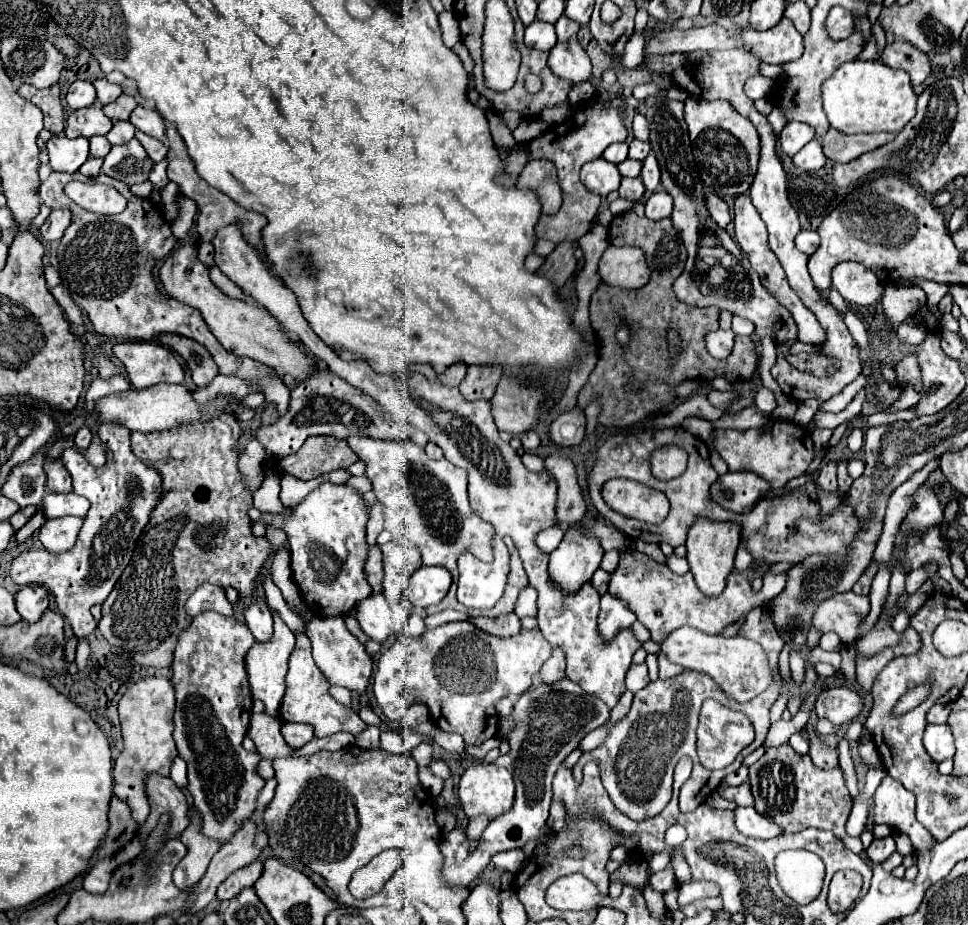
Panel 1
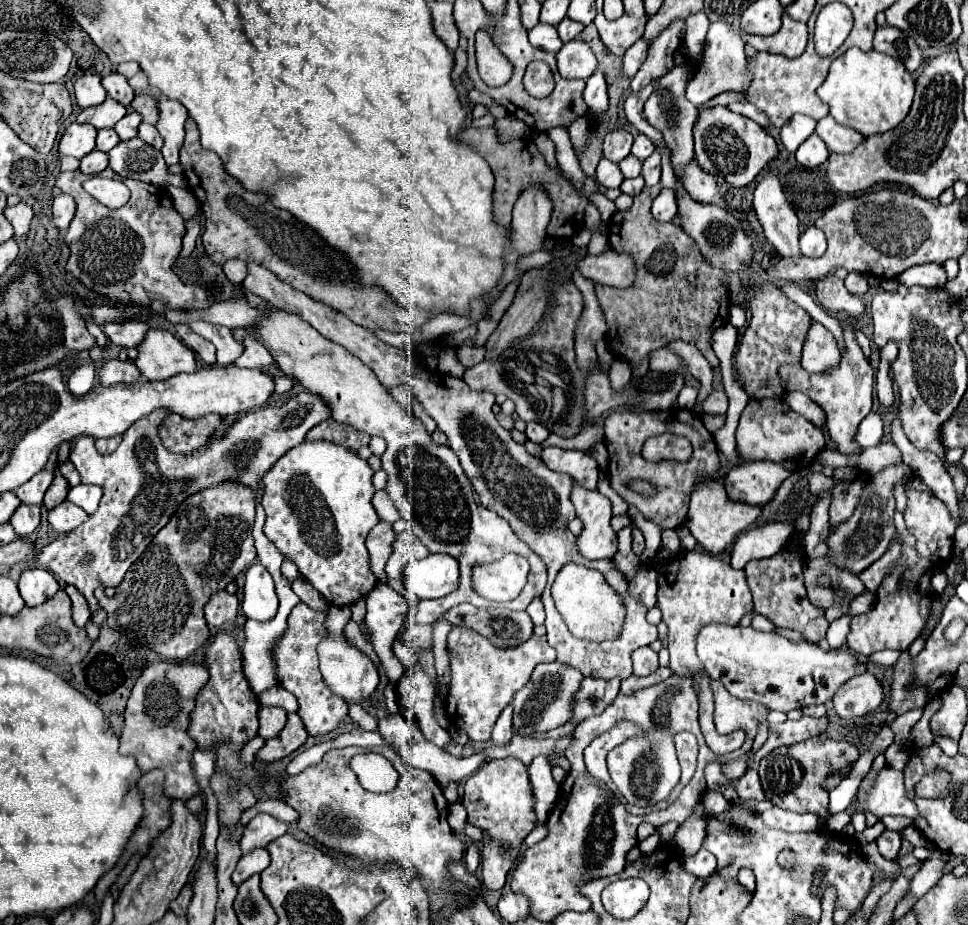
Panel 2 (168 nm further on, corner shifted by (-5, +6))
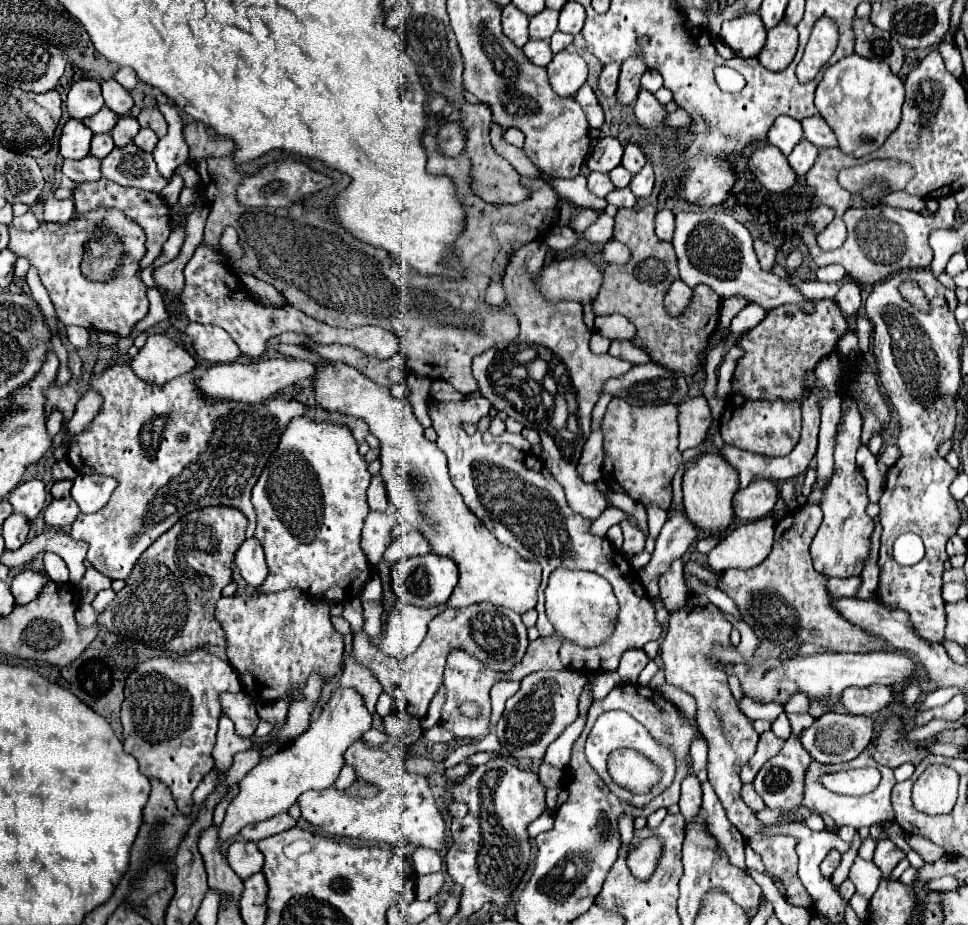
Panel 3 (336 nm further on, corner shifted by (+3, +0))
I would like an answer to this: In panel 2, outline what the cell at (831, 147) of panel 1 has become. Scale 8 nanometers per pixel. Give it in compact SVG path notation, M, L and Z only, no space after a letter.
M826 115L824 119L818 121L816 133L822 137L822 141L828 145L830 151L834 153L850 153L864 137L856 133L854 129L848 129L844 125L838 125L834 117Z

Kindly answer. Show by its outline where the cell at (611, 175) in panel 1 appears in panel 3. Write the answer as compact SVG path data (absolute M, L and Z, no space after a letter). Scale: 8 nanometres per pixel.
M590 173L588 175L588 189L596 197L606 197L614 189L614 185L606 173Z

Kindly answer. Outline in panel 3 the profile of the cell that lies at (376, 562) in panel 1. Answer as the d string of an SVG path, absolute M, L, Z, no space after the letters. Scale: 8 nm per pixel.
M370 511L362 529L362 551L366 553L368 561L376 567L382 561L382 555L386 547L392 543L392 527L396 525L396 519L388 513L374 513Z

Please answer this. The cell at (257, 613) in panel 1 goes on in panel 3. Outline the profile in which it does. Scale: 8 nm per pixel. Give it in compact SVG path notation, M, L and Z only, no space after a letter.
M246 539L242 547L236 553L236 565L244 577L244 581L252 587L258 589L264 579L268 577L268 567L264 561L264 551L256 539Z

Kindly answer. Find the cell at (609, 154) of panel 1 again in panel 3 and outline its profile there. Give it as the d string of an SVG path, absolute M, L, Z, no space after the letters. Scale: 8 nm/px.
M602 137L592 153L588 155L588 169L590 171L600 171L600 173L610 173L614 167L620 165L622 159L622 143L616 137Z

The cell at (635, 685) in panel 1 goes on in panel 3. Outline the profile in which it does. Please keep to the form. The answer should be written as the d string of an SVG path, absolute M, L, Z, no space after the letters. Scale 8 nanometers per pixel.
M632 649L624 653L624 659L620 659L620 667L618 667L618 675L622 677L624 683L636 683L640 671L646 667L648 657L642 649Z

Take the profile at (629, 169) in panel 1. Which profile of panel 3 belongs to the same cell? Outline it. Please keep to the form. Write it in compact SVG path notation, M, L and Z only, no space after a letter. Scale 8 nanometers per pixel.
M620 165L620 167L616 167L616 169L610 171L610 179L612 179L614 187L628 187L632 175L630 175L630 171L626 171L626 169Z

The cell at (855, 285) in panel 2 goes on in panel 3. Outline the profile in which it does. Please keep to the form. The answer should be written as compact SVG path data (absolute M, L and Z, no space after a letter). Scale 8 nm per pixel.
M842 283L836 295L836 303L844 315L856 315L860 307L860 289L854 283Z

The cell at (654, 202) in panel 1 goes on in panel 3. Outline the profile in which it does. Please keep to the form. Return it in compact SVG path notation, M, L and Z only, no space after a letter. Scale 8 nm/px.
M660 209L656 213L656 235L664 241L670 241L672 231L674 231L674 213L670 209Z

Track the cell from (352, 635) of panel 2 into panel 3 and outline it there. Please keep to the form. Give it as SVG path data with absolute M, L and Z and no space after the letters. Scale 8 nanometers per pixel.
M332 617L332 623L334 623L334 629L344 637L344 673L340 677L340 685L354 687L364 697L368 711L374 713L376 699L382 693L380 681L376 679L376 675L372 675L368 667L362 667L352 659L352 633L348 623L342 617Z

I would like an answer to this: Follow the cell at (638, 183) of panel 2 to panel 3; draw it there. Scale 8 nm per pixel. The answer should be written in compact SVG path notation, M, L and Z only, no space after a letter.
M624 187L624 189L614 189L614 191L606 197L606 201L612 203L612 205L616 205L616 207L626 207L626 209L630 209L630 207L636 203L636 197L634 197L634 193L630 191L630 187Z

